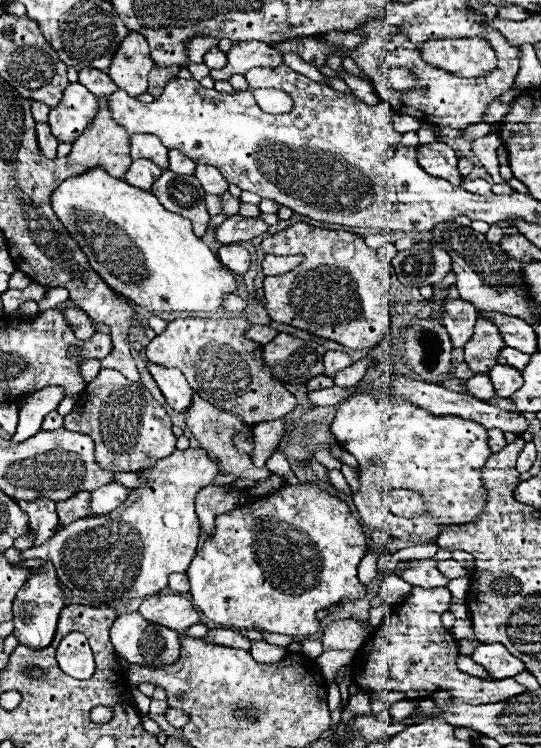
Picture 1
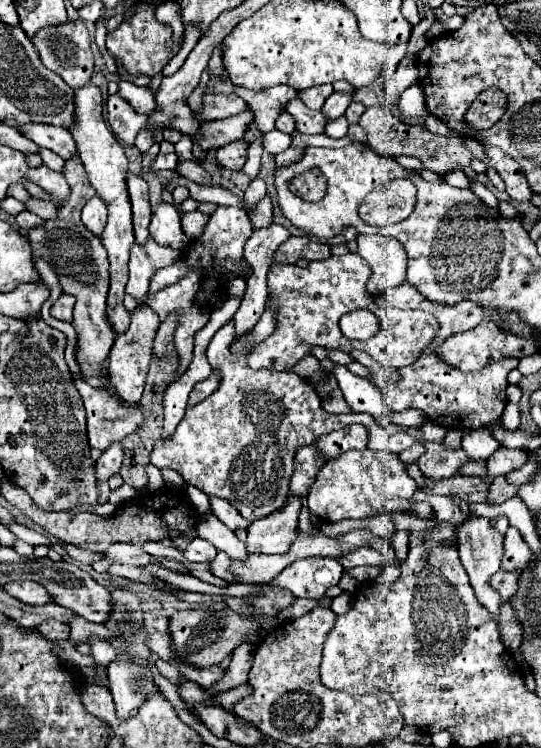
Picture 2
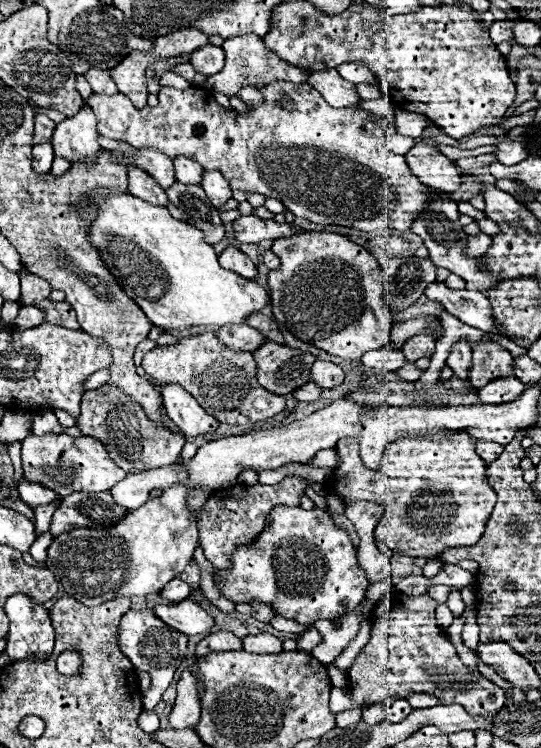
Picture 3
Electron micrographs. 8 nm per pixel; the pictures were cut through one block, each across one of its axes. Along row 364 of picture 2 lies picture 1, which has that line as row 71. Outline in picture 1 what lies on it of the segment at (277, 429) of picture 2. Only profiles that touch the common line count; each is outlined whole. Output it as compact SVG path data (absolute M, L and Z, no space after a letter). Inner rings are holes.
M246 40L236 42L228 52L228 64L222 70L212 70L210 76L214 80L230 80L234 74L246 74L252 68L274 68L283 63L282 55L272 46L258 42L258 40Z

